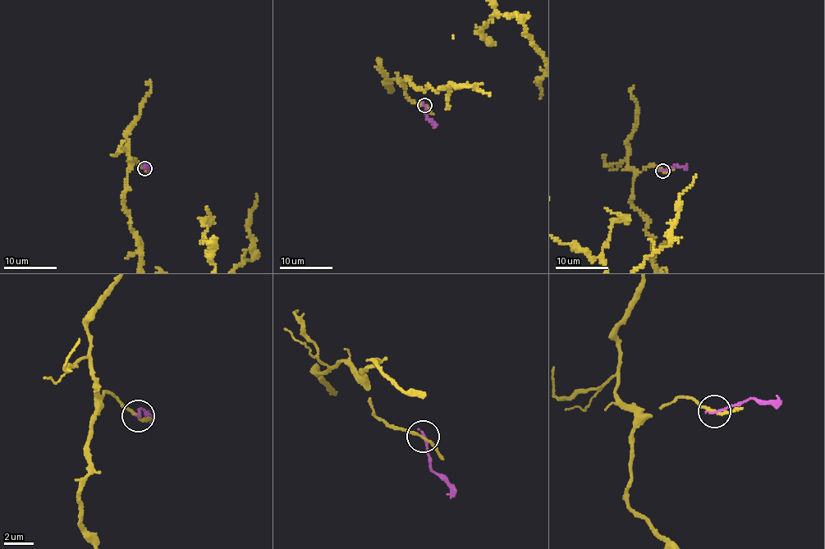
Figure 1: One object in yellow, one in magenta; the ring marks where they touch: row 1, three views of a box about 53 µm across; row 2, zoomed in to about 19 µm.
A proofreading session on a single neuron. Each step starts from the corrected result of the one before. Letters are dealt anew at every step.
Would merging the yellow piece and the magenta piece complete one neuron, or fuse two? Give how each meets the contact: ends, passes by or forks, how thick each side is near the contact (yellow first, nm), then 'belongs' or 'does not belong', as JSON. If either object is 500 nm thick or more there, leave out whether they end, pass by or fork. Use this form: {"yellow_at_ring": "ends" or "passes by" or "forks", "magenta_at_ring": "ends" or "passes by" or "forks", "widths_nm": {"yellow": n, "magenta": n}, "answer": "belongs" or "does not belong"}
{"yellow_at_ring": "passes by", "magenta_at_ring": "ends", "widths_nm": {"yellow": 170, "magenta": 170}, "answer": "does not belong"}

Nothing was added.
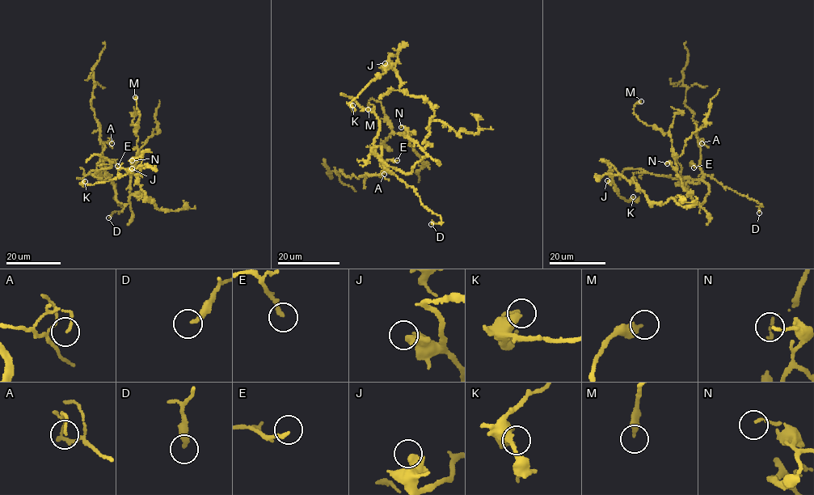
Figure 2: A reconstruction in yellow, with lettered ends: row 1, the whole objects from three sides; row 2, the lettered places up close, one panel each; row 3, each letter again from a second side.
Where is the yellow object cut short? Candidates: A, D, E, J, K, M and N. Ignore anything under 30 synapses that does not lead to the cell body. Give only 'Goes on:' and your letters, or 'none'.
Goes on: none

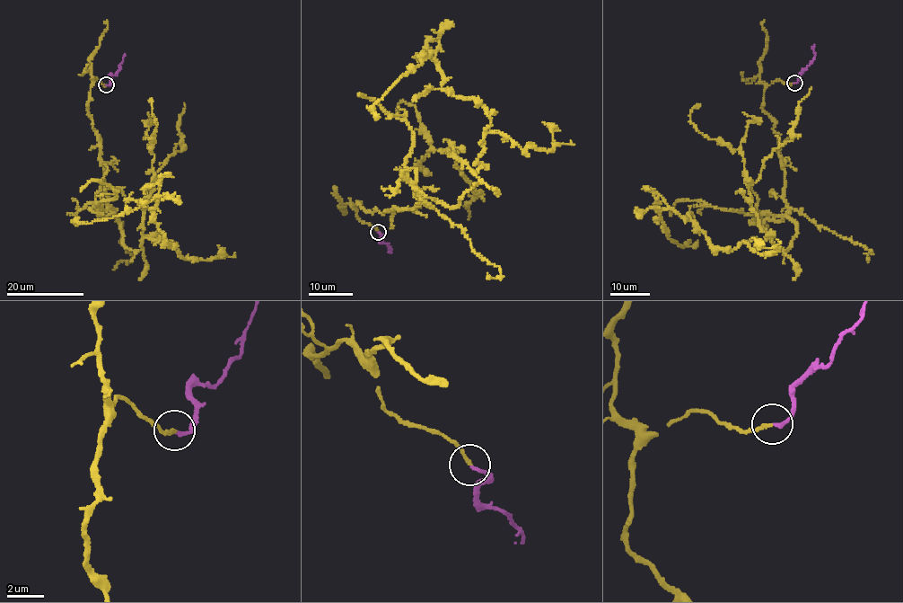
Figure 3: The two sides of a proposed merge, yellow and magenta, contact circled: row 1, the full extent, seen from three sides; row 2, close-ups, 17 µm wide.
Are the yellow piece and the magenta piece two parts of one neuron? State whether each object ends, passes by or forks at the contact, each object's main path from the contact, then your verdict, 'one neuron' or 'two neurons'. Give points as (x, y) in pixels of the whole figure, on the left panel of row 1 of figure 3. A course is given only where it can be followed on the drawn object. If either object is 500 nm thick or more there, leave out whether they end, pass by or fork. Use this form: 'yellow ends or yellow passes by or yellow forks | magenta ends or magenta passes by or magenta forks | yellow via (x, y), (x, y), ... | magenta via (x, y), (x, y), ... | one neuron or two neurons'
yellow ends | magenta ends | yellow via (106, 84), (88, 104), (108, 201), (90, 209), (114, 214), (126, 248), (170, 244), (160, 195), (75, 218) | magenta via (106, 84), (109, 84), (109, 77), (121, 66), (124, 54) | one neuron

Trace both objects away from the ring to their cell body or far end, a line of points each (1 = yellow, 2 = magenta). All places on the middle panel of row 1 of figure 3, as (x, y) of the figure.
1: (378, 233), (359, 203), (429, 205), (407, 169), (460, 204), (490, 119), (442, 86), (433, 51), (375, 120)
2: (378, 233), (382, 235), (381, 240), (389, 246), (390, 252)

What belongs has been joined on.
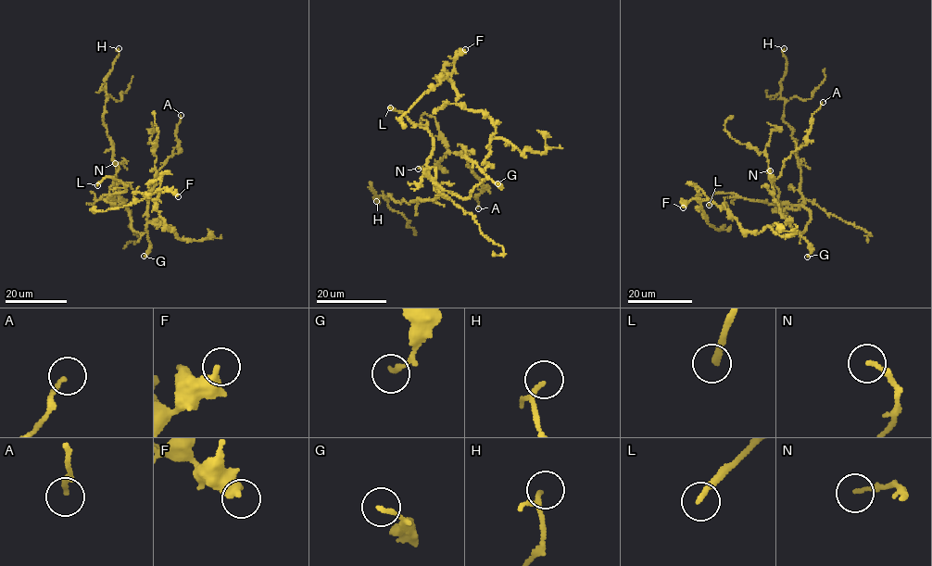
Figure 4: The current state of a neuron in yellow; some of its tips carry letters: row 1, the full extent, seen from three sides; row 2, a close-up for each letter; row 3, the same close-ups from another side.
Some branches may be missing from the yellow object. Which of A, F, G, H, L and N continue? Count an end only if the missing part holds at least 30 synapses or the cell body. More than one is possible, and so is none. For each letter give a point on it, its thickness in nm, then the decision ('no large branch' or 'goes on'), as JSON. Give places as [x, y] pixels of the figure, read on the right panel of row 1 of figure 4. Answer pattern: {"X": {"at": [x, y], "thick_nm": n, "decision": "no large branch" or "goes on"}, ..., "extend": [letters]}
{"A": {"at": [823, 102], "thick_nm": 140, "decision": "no large branch"}, "F": {"at": [683, 207], "thick_nm": 480, "decision": "no large branch"}, "G": {"at": [807, 257], "thick_nm": 160, "decision": "no large branch"}, "H": {"at": [784, 48], "thick_nm": 130, "decision": "no large branch"}, "L": {"at": [709, 205], "thick_nm": 220, "decision": "goes on"}, "N": {"at": [770, 170], "thick_nm": 160, "decision": "no large branch"}, "extend": ["L"]}

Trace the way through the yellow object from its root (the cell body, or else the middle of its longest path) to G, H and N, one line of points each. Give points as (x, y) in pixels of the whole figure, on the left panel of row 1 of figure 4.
G: (128, 211), (132, 230), (147, 232), (149, 251), (144, 256)
H: (128, 211), (123, 204), (105, 199), (117, 201), (119, 195), (112, 140), (103, 117), (104, 78), (119, 48)
N: (128, 211), (123, 204), (110, 202), (111, 205), (105, 199), (110, 196), (109, 188), (119, 169), (115, 163)

